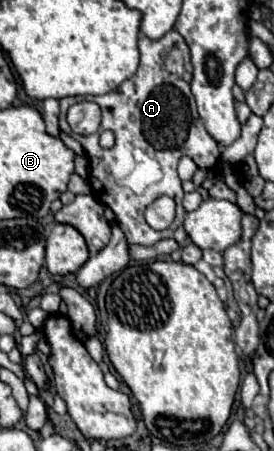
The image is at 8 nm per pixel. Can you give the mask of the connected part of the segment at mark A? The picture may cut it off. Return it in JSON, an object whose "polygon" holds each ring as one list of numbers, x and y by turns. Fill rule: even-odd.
{"polygon":[[174,29,156,41,140,35,138,49,140,49,140,67,136,75,126,79,118,89,110,93,88,97,102,109,104,131,110,129,118,137,114,147,102,149,98,145,100,133,76,135,70,131,66,123,66,111,72,103,80,101,78,97,66,97,60,101,60,131,72,135,86,149,90,161,92,193,100,203,108,205,116,213,116,221,118,225,122,225,130,245,150,247,160,239,172,237,176,227,180,227,186,217,186,211,182,207,184,191,176,173,178,159,182,155,188,155,194,161,216,163,220,157,220,147,206,133,202,119,198,117,196,111,196,101,190,91,192,81,190,49,184,37],[160,195,168,195,176,201,176,219,164,231,156,231,148,227,144,221,144,209]]}

